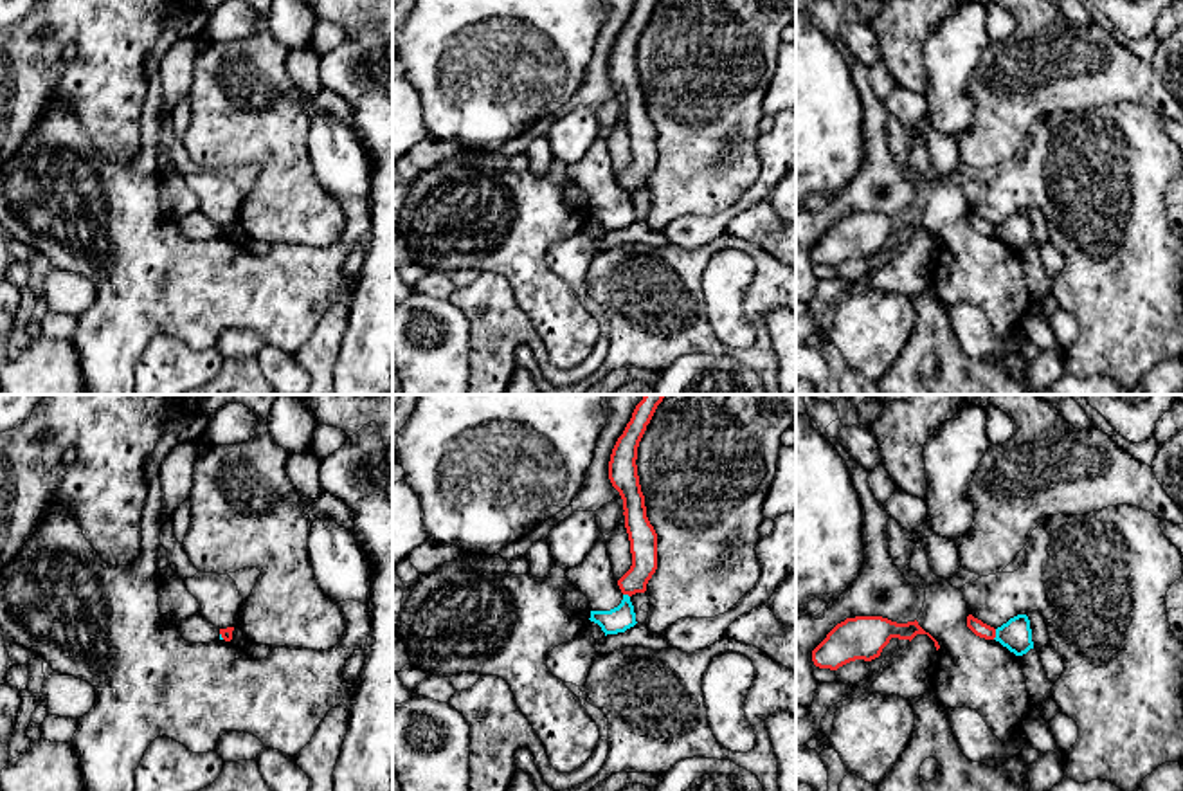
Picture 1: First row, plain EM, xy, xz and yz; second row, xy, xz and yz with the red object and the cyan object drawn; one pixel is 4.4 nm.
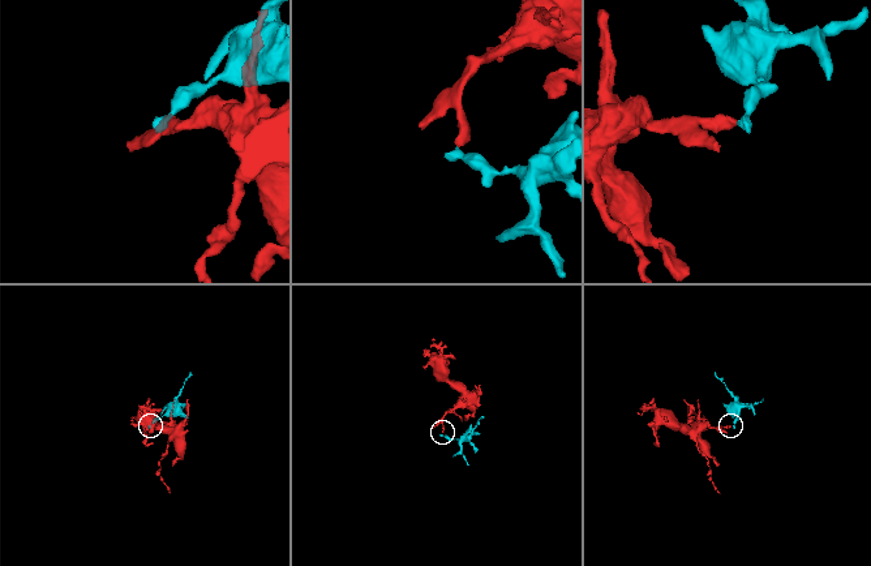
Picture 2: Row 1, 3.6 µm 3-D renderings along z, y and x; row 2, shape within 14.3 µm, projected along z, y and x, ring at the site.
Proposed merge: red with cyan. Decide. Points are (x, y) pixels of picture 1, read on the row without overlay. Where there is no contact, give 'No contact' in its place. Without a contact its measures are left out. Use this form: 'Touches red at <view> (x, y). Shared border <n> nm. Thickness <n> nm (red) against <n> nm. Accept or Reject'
Touches red at yz (994, 231). Shared border 50 nm. Thickness 70 nm (red) against 140 nm. Reject

